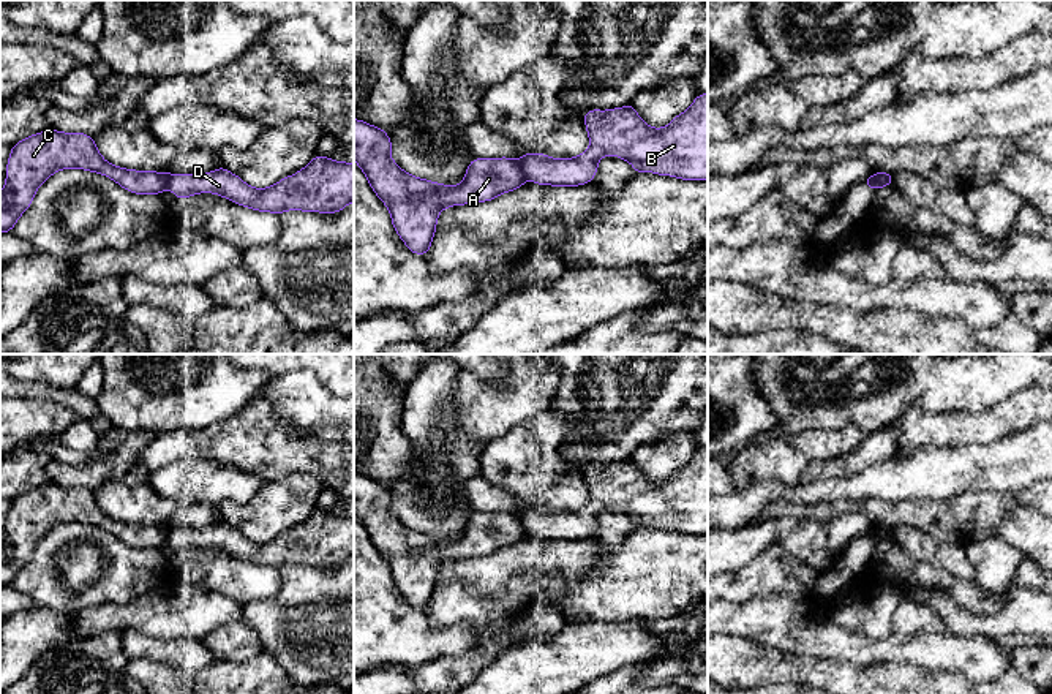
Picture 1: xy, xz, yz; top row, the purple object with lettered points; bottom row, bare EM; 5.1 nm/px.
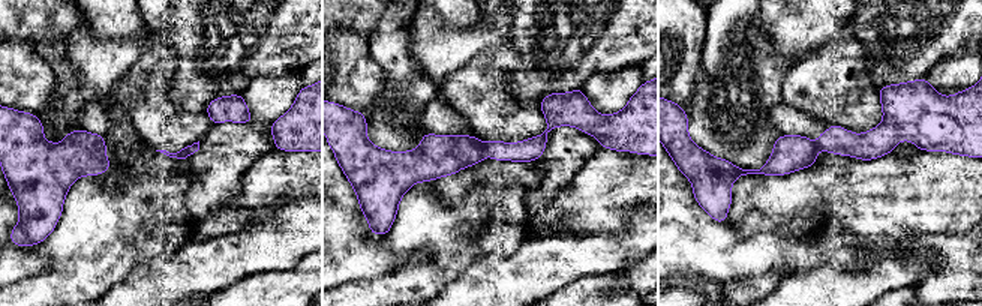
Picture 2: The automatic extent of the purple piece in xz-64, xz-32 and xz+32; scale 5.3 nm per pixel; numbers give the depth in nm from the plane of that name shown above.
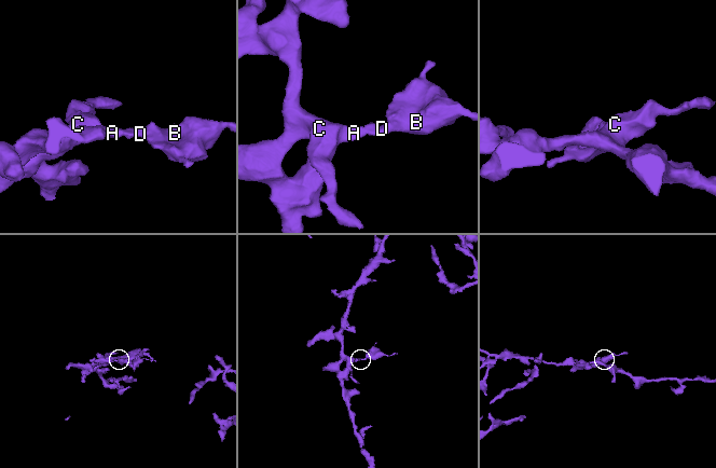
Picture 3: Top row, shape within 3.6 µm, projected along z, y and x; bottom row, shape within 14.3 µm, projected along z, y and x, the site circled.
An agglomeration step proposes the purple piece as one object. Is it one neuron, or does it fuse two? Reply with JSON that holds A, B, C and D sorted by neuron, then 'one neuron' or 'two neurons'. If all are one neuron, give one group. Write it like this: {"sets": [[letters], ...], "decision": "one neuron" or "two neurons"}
{"sets": [["A", "C"], ["B", "D"]], "decision": "two neurons"}

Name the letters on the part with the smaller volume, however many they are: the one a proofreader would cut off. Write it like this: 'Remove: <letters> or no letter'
Remove: B, D

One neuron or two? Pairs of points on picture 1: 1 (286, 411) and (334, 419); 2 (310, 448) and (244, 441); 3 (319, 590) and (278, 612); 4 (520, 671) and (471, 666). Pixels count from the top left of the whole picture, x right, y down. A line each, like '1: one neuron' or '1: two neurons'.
1: one neuron
2: one neuron
3: one neuron
4: two neurons

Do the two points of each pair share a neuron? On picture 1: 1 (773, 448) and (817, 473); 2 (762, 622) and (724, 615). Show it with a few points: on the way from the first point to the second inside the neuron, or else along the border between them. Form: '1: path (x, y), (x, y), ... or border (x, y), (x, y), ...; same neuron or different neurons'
1: border (811, 462), (798, 481); different neurons
2: path (752, 618), (733, 618); same neuron

